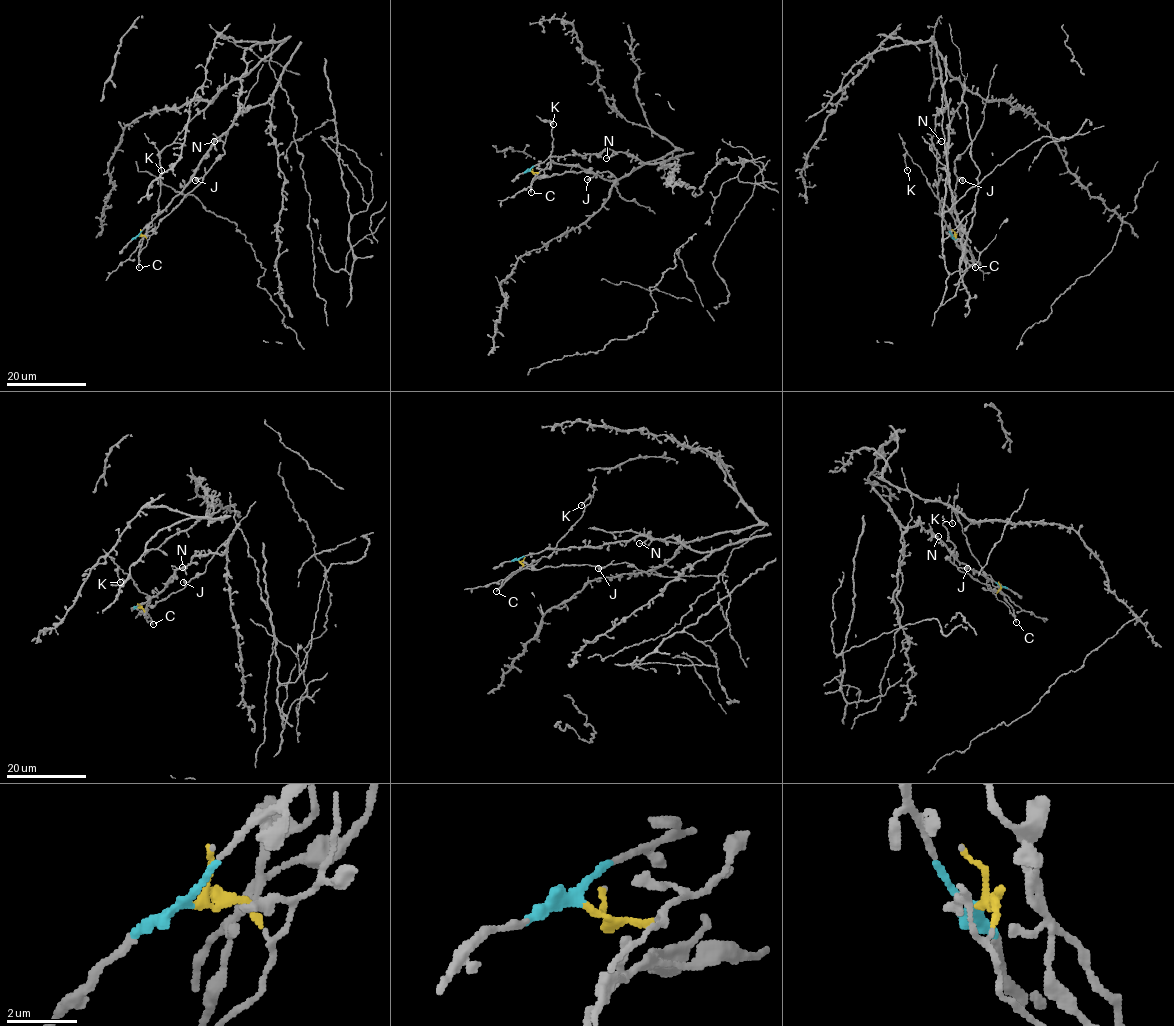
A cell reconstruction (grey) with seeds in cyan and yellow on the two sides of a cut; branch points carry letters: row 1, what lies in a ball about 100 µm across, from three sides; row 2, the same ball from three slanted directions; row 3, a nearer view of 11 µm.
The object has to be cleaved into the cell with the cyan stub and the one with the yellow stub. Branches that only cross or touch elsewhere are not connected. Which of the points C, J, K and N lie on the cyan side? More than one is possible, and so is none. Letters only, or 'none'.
N

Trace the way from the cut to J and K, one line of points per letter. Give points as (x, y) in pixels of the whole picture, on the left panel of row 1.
J: (139, 236), (145, 237), (143, 239), (152, 231), (202, 179), (195, 180)
K: (139, 236), (145, 237), (152, 225), (152, 216), (158, 210), (162, 171), (159, 153), (161, 170)

